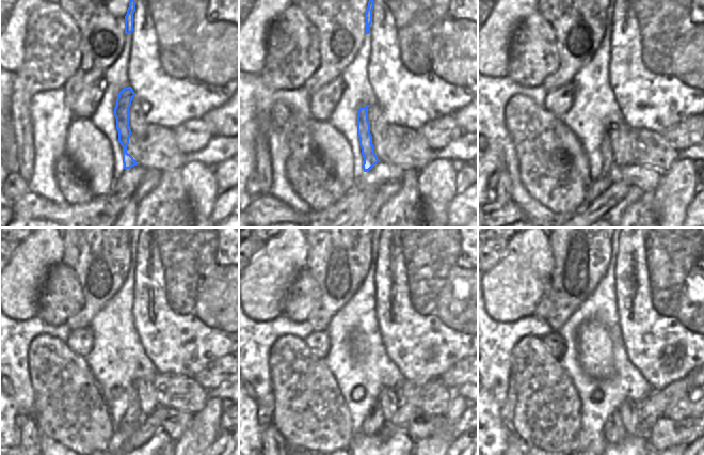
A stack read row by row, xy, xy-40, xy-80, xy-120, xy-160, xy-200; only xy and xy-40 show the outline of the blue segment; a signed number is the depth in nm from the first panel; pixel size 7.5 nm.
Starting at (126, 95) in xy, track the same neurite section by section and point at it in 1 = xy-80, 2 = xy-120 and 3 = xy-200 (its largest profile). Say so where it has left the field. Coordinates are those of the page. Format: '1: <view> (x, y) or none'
1: xy-80 (608, 158)
2: xy-120 (133, 416)
3: xy-200 (613, 429)

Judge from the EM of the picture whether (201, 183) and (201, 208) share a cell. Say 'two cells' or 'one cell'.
one cell

